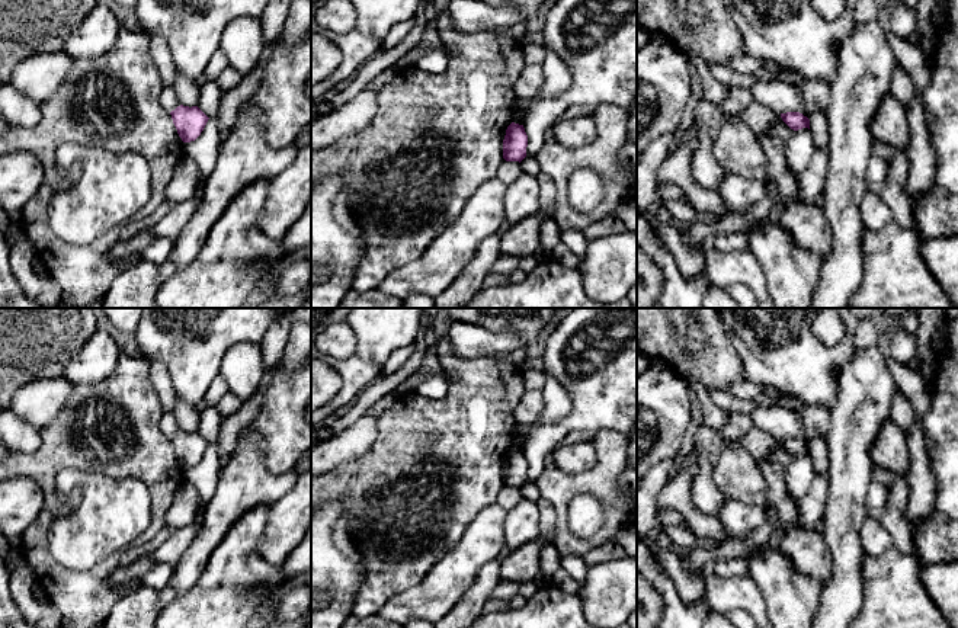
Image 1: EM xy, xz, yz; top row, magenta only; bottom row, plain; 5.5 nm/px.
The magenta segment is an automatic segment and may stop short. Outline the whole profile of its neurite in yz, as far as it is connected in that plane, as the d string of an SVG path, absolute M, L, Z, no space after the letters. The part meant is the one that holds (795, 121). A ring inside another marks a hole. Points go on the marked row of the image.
M800 112L781 113L781 118L794 131L802 129L802 128L810 129L810 119Z

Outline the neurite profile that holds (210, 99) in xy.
M205 81L201 86L201 94L199 94L199 102L198 108L212 119L217 119L220 105L221 105L221 97L222 97L222 90L217 86L215 81Z

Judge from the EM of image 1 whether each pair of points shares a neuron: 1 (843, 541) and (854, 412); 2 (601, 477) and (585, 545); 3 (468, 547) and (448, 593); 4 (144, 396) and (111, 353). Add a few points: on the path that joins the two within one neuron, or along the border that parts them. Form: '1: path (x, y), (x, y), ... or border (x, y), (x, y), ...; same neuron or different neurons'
1: path (845, 509), (849, 477), (849, 444); same neuron
2: path (612, 496), (612, 524), (604, 532); same neuron
3: path (465, 558), (448, 582); same neuron
4: border (124, 352), (106, 377), (90, 383); different neurons

